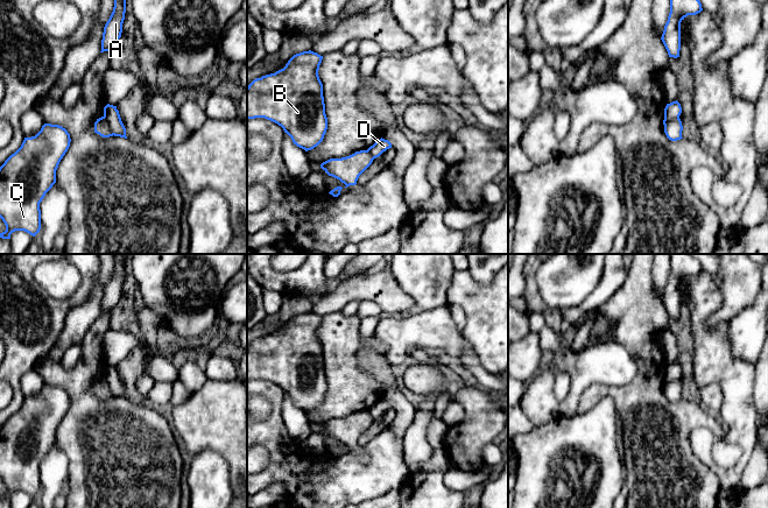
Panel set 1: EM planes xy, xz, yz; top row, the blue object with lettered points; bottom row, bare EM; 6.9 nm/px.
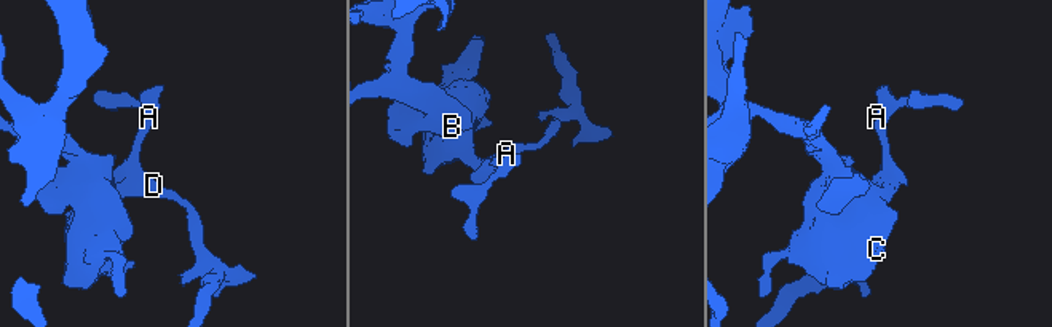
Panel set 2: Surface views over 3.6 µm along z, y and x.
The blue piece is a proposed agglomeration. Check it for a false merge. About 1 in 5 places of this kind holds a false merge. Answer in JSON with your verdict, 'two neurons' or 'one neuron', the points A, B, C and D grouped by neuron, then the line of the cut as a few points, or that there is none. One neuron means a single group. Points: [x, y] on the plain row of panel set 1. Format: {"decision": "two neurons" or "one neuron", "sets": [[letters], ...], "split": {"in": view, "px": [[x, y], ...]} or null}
{"decision": "one neuron", "sets": [["A", "B", "C", "D"]], "split": null}

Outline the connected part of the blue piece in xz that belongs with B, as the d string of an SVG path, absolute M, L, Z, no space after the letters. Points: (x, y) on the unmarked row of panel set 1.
M303 312L283 330L254 340L247 347L247 381L265 379L277 384L305 412L317 408L327 390L318 337L322 320L317 313Z

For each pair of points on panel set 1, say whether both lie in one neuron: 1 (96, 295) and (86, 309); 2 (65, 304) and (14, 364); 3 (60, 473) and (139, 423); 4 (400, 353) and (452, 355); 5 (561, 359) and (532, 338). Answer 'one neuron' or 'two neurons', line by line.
1: one neuron
2: one neuron
3: two neurons
4: one neuron
5: two neurons

